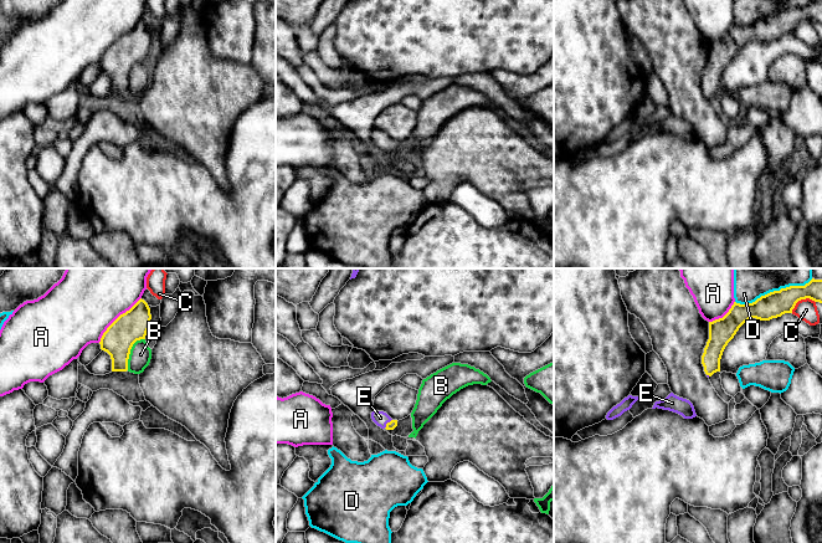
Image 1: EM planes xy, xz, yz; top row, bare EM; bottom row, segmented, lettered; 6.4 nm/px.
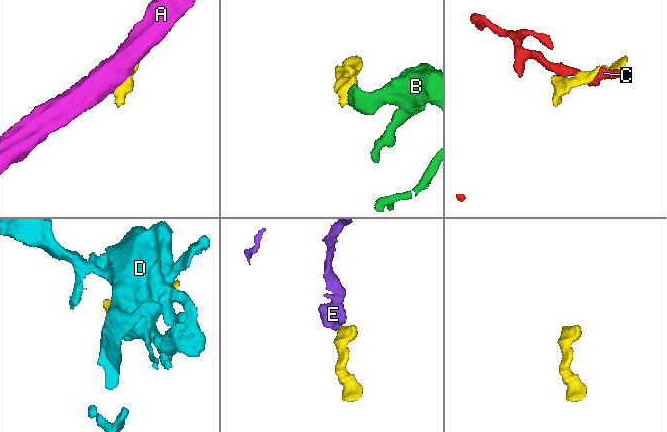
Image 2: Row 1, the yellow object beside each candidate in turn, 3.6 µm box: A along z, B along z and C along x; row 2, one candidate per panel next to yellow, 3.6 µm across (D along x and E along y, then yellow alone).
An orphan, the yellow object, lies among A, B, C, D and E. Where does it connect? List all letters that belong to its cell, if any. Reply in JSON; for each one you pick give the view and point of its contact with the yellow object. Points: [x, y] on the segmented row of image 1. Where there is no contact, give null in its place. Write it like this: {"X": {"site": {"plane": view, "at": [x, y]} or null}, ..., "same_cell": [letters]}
{"E": {"site": {"plane": "xz", "at": [386, 424]}}, "same_cell": ["E"]}

